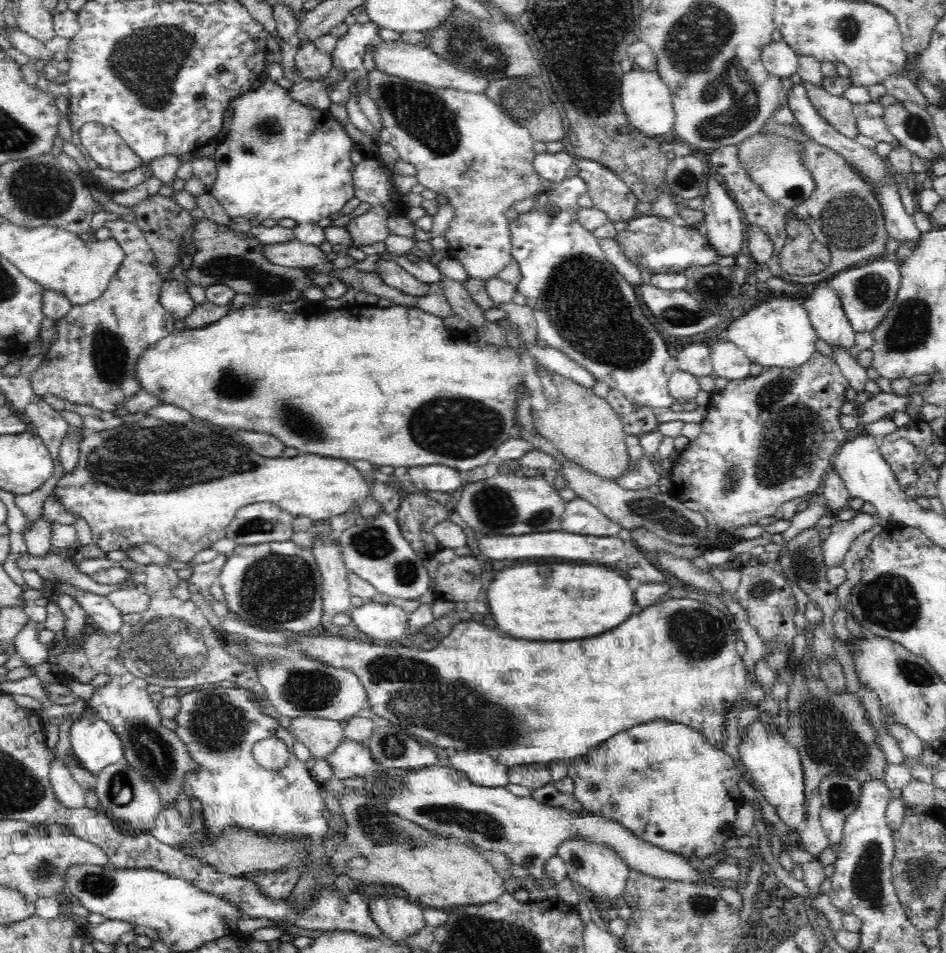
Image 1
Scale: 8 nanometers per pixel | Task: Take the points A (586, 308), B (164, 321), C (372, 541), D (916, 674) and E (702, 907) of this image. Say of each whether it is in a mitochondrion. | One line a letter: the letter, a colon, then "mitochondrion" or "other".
A: mitochondrion
B: other
C: mitochondrion
D: mitochondrion
E: mitochondrion

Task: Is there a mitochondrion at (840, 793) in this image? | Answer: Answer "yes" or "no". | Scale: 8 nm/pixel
yes

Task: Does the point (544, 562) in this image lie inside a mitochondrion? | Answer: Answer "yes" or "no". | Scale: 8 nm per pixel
no

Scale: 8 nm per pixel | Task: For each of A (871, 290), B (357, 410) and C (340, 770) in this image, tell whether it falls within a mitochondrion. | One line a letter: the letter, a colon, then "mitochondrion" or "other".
A: mitochondrion
B: other
C: other

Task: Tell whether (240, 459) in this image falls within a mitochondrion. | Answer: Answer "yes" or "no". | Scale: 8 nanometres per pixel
yes

